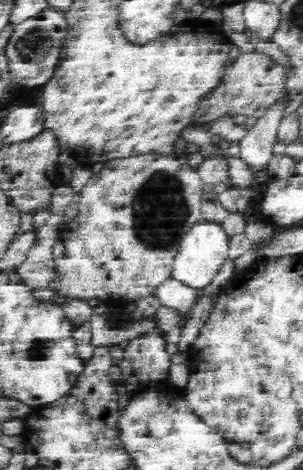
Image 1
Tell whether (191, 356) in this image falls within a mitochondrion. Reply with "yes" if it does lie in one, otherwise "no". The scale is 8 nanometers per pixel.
no

